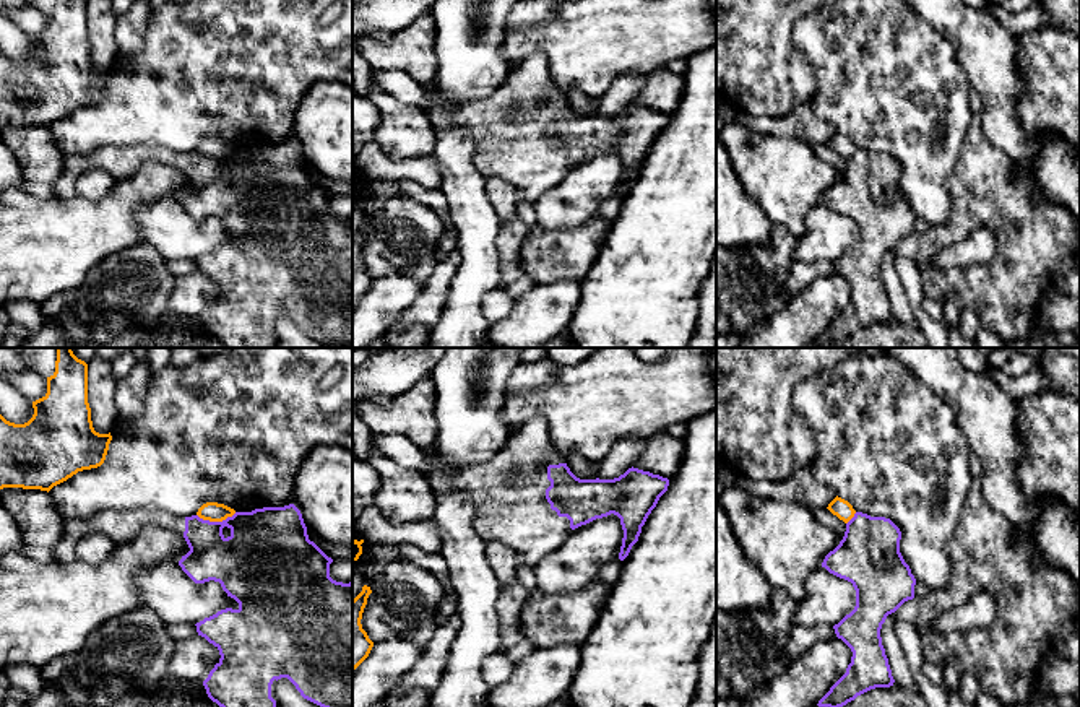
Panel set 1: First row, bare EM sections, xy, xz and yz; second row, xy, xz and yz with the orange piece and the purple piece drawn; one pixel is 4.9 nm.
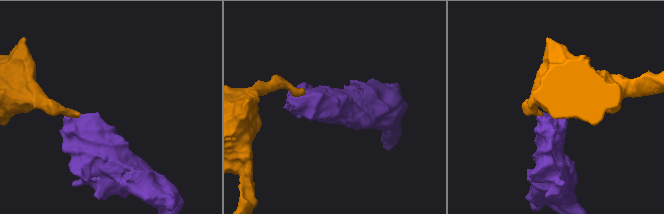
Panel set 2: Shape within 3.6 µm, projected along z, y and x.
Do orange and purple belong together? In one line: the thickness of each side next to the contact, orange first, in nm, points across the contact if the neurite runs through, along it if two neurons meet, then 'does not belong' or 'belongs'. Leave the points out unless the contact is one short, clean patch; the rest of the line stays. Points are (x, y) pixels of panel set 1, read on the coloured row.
100 nm thick on the orange side, 320 nm on the other; border along xy (236, 512), (221, 520), (203, 520), (197, 516); does not belong

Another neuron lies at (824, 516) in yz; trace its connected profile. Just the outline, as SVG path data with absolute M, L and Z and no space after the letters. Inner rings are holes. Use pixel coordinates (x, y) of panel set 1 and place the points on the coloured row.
M812 509L812 514L820 523L833 530L840 541L843 540L846 531L846 523L843 520L833 515L828 509Z

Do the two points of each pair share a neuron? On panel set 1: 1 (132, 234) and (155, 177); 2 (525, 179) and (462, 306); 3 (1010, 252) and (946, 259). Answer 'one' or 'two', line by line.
1: one
2: two
3: two

